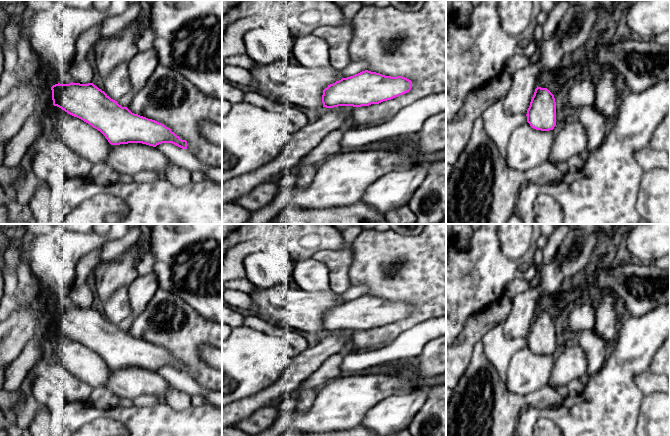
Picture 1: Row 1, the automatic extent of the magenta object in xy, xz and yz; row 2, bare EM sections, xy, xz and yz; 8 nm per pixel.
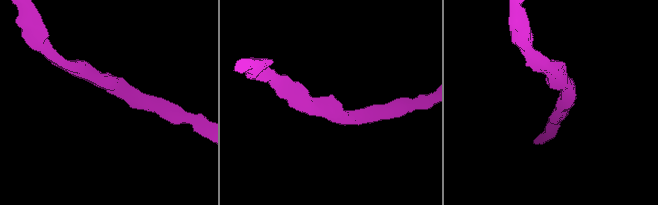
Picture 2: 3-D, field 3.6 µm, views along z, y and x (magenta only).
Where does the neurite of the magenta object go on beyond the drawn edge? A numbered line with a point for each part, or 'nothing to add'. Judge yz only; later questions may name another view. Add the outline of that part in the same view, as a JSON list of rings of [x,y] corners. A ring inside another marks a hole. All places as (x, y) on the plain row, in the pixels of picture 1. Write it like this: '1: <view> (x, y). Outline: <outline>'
1: yz (528, 372). Outline: [[[528,346],[515,352],[508,365],[506,389],[520,396],[543,389],[548,385],[554,360],[553,354],[536,354]]]

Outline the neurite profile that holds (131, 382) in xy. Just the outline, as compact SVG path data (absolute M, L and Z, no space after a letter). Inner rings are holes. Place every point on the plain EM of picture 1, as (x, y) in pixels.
M142 367L111 369L105 388L119 398L135 399L141 395L159 396L165 400L171 383L156 371Z

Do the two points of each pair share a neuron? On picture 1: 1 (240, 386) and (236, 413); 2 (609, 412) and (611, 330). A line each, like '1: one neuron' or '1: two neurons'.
1: two neurons
2: two neurons

